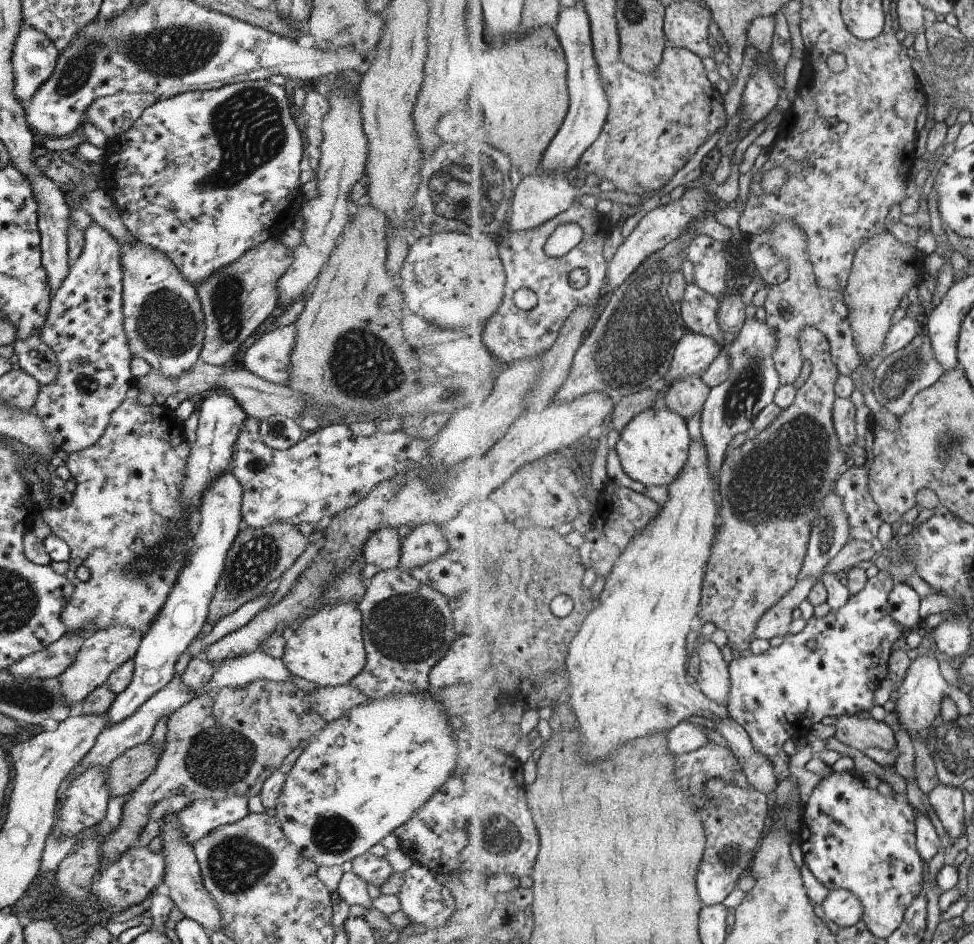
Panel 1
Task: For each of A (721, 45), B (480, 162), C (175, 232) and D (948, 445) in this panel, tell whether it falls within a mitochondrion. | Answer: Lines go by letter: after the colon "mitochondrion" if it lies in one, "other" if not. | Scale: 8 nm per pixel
A: other
B: mitochondrion
C: other
D: mitochondrion

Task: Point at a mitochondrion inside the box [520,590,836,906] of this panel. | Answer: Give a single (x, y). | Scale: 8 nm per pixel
(737, 854)

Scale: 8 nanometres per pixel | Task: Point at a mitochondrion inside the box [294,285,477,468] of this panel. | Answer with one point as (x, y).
(362, 366)

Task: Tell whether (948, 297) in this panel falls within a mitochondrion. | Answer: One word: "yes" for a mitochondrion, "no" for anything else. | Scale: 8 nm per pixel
no

